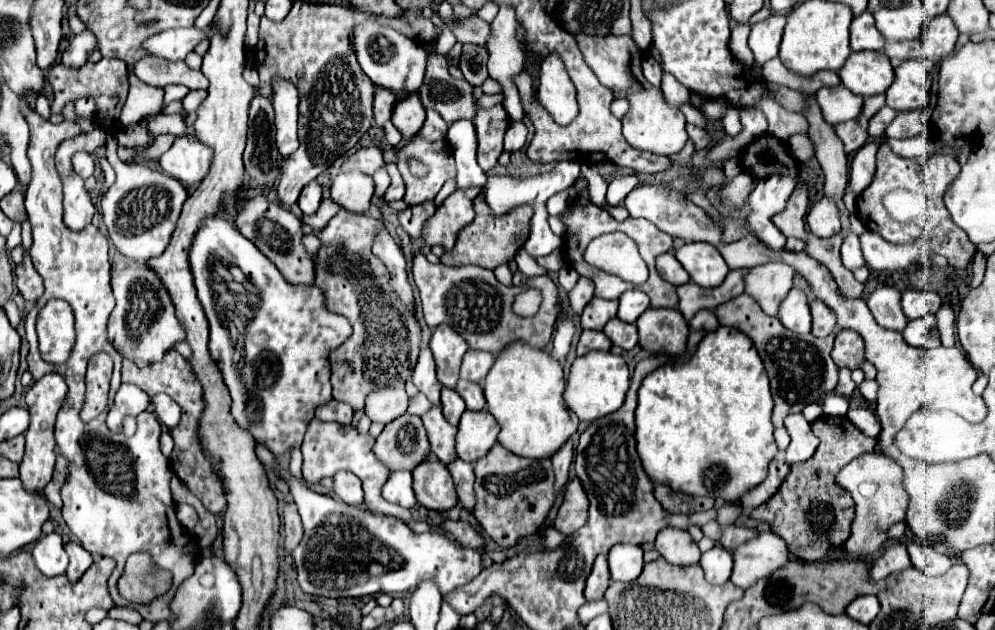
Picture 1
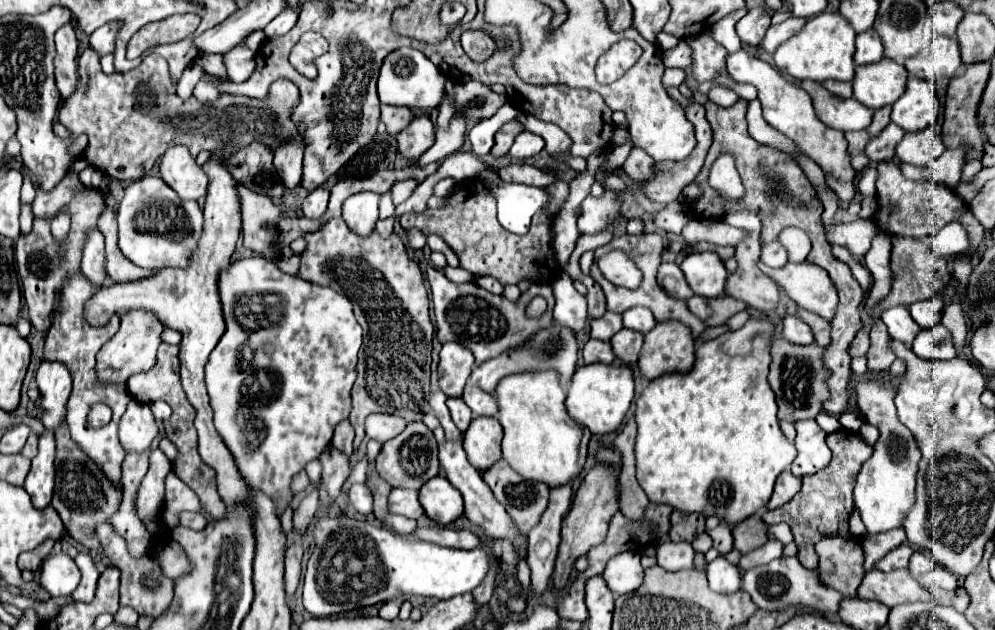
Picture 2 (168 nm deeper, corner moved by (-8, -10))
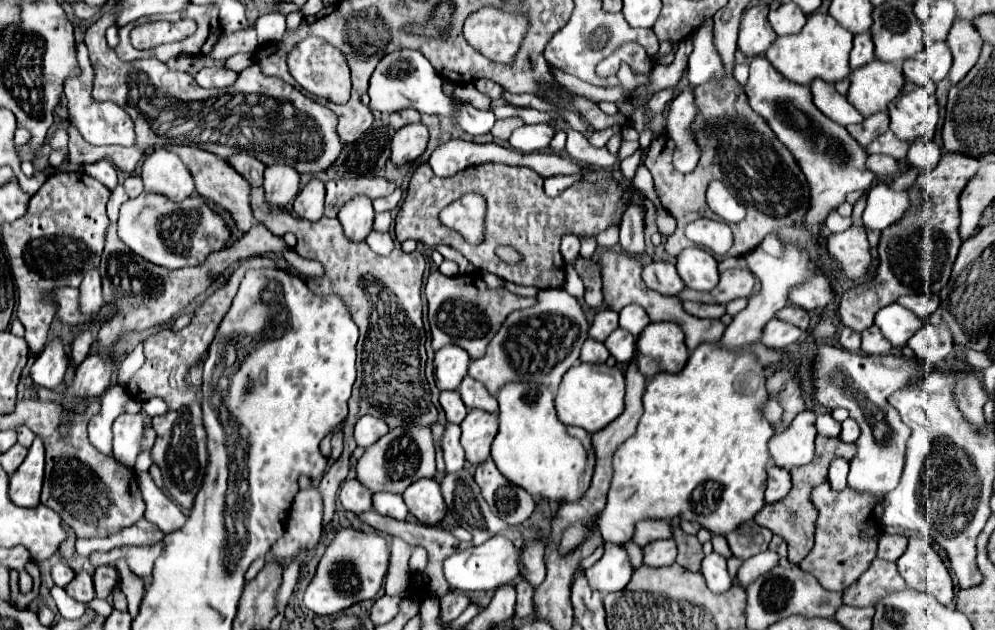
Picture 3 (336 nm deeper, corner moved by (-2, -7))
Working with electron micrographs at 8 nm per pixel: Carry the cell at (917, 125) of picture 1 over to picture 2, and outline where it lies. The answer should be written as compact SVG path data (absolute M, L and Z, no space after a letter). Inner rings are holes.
M933 127L919 133L905 133L903 141L897 145L897 159L901 163L911 163L917 167L929 167L935 159L939 159L945 151L941 137L933 131Z

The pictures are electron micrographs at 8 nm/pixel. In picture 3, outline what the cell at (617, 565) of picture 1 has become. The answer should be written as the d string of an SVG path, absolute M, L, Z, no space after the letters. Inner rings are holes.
M605 544L603 558L585 570L589 586L601 594L623 590L633 574L629 554L621 544Z

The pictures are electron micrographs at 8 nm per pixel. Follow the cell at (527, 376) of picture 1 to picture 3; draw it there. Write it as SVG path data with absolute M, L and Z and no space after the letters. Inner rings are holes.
M509 382L499 394L499 434L493 440L491 458L497 468L523 486L531 496L569 502L577 500L589 488L591 476L587 472L587 454L581 442L567 434L565 424L557 418L553 392L535 382Z

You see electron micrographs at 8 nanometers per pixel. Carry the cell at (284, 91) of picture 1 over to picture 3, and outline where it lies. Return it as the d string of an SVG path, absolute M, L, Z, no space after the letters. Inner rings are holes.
M285 164L265 168L265 198L273 206L287 206L299 192L299 172Z

